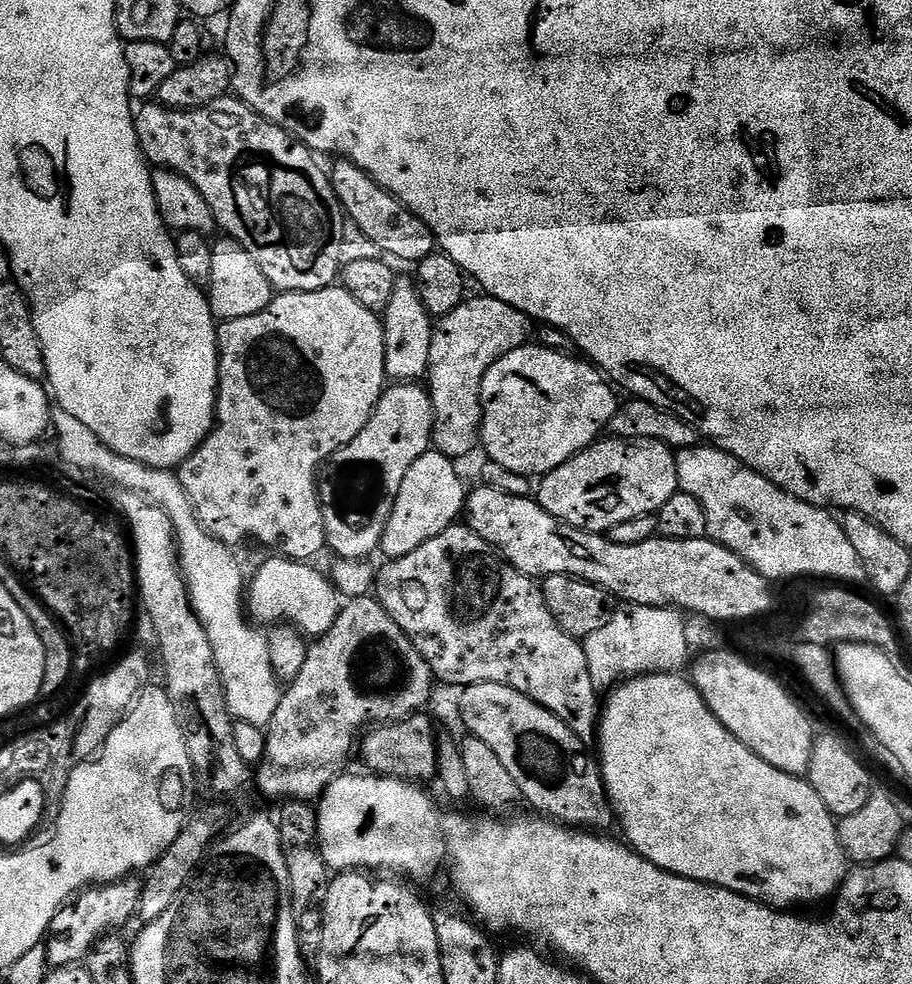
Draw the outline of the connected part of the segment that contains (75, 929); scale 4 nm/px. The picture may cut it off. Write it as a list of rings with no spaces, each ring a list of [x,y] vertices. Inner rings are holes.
[[[133,874],[124,877],[123,880],[114,880],[111,884],[93,884],[81,891],[67,906],[61,908],[60,913],[52,919],[52,925],[48,927],[46,943],[43,945],[48,955],[48,962],[52,968],[71,968],[87,961],[88,954],[92,947],[109,935],[113,930],[120,930],[120,927],[127,922],[131,916],[137,915],[140,907],[140,896],[144,893],[144,881],[139,875]]]

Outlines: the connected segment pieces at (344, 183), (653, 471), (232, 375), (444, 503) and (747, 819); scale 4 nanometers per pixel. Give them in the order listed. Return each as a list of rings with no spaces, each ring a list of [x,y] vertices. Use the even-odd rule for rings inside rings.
[[[337,159],[330,168],[332,189],[338,202],[344,207],[345,217],[366,236],[371,242],[380,246],[385,257],[396,260],[412,260],[419,262],[437,251],[438,245],[434,234],[422,222],[422,218],[414,215],[394,194],[390,194],[366,170],[362,170],[351,160]]]
[[[601,438],[543,477],[538,499],[563,524],[583,532],[607,534],[618,522],[659,512],[679,486],[676,452],[660,440]]]
[[[333,286],[313,292],[282,292],[273,295],[266,310],[250,314],[250,318],[223,321],[219,325],[216,340],[220,343],[220,387],[216,398],[215,424],[207,438],[200,444],[200,449],[180,465],[178,475],[182,486],[201,524],[224,544],[237,546],[236,544],[242,543],[243,540],[257,540],[258,543],[272,548],[268,550],[275,550],[279,555],[287,556],[289,560],[315,561],[315,556],[320,551],[325,551],[328,542],[320,509],[318,473],[322,465],[331,460],[332,455],[339,448],[349,444],[360,433],[362,426],[366,426],[386,387],[384,325],[381,317],[366,310],[366,306],[362,306],[362,302],[358,302],[358,298],[354,298],[354,294],[347,292],[343,286]]]
[[[435,450],[422,454],[422,458],[410,466],[406,478],[402,478],[402,490],[398,490],[390,522],[386,522],[379,546],[379,551],[385,552],[388,560],[397,560],[418,550],[418,546],[430,542],[430,538],[438,538],[438,534],[453,527],[459,516],[461,519],[466,508],[466,487],[460,481],[456,468],[449,456]]]
[[[654,672],[651,676],[633,676],[615,685],[607,693],[608,701],[602,704],[602,711],[598,717],[598,745],[600,744],[600,756],[598,755],[598,767],[600,776],[604,780],[604,789],[608,791],[608,802],[612,805],[618,828],[624,831],[623,839],[627,841],[633,852],[642,858],[654,862],[662,870],[670,874],[678,874],[682,878],[697,880],[703,884],[713,884],[726,890],[734,890],[739,896],[745,896],[751,900],[757,900],[767,908],[792,910],[795,904],[816,904],[819,900],[831,901],[845,876],[850,871],[850,861],[838,842],[838,830],[836,829],[837,817],[832,815],[831,810],[818,798],[807,779],[791,776],[758,758],[742,743],[710,710],[710,706],[702,698],[691,679],[683,675],[671,672]]]

